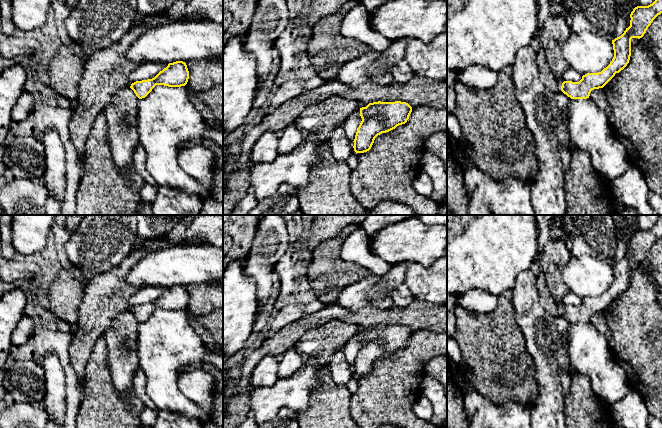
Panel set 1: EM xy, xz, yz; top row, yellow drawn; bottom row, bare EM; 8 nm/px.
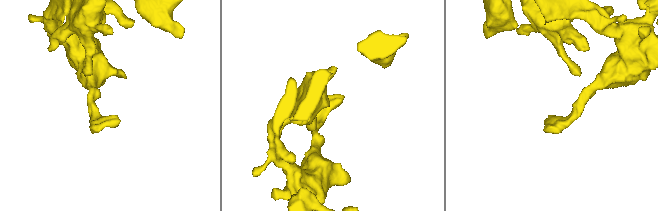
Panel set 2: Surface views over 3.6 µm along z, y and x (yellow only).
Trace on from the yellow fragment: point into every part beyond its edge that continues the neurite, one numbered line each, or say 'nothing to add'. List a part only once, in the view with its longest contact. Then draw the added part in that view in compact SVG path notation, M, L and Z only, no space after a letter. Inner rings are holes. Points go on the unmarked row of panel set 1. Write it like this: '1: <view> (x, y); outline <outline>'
nothing to add

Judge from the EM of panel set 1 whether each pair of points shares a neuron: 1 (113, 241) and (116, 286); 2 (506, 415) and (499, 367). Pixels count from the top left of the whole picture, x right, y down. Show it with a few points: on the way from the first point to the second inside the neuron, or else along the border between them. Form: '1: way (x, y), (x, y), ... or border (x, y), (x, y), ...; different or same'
1: border (131, 250), (116, 266), (93, 276); different
2: border (503, 402), (518, 402), (527, 406); different

